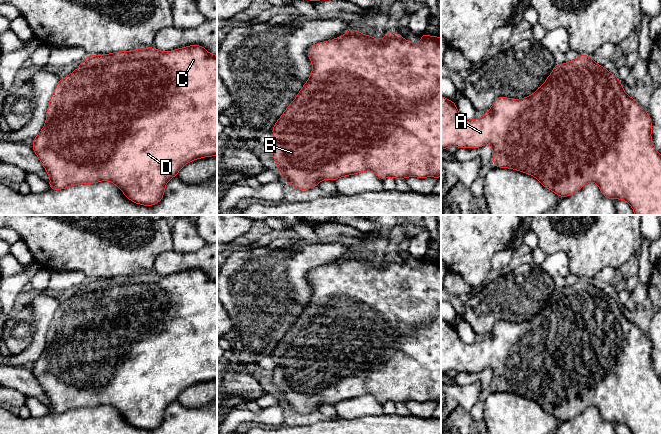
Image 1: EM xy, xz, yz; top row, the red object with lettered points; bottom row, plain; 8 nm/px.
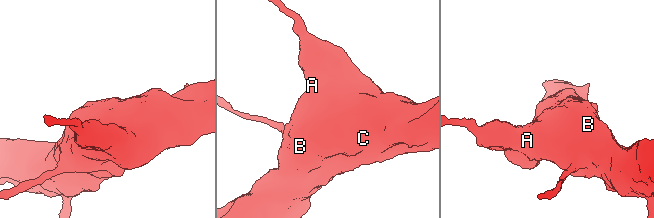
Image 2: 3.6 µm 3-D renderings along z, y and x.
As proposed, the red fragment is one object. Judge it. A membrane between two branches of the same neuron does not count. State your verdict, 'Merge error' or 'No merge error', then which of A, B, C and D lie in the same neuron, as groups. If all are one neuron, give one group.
No merge error. Groups: A B C D

